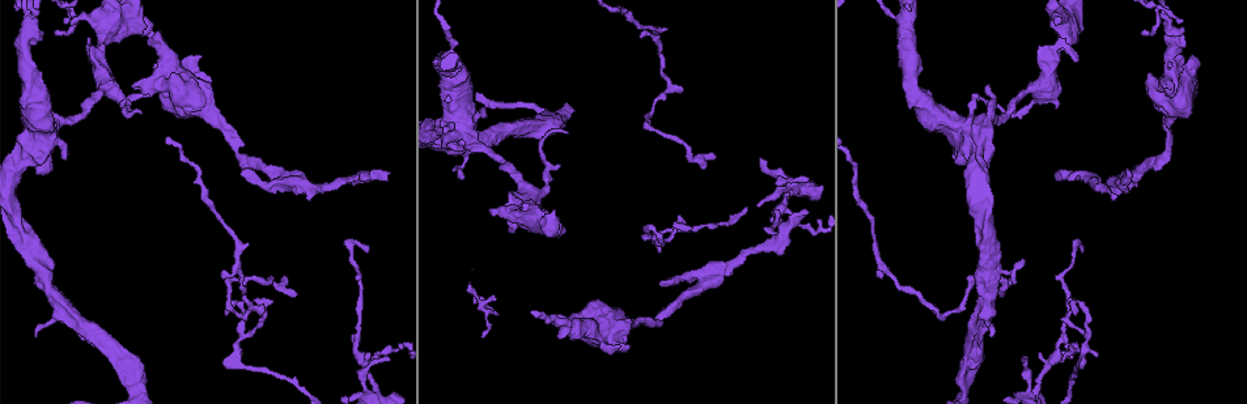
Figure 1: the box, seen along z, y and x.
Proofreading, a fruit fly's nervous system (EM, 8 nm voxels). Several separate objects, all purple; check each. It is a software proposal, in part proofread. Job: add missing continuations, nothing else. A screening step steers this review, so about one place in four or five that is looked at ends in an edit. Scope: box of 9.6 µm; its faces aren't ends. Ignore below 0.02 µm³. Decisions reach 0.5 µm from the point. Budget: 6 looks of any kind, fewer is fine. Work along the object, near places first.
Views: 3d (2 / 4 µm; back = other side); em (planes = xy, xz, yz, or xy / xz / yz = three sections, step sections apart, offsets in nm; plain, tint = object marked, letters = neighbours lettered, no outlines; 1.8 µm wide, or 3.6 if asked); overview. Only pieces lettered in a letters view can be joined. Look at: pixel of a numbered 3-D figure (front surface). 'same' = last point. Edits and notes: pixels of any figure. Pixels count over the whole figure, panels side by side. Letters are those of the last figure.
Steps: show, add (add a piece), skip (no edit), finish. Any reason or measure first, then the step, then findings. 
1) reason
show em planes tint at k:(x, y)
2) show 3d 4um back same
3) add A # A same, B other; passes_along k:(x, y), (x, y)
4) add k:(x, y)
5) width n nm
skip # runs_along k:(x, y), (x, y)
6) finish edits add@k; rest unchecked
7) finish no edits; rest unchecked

thick turns thin
show 3d 4um at 1:(1174, 30)

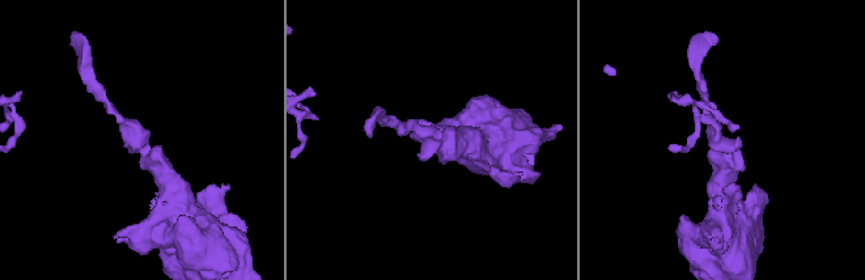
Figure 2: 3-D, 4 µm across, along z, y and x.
show em planes letters at 2:(436, 143)

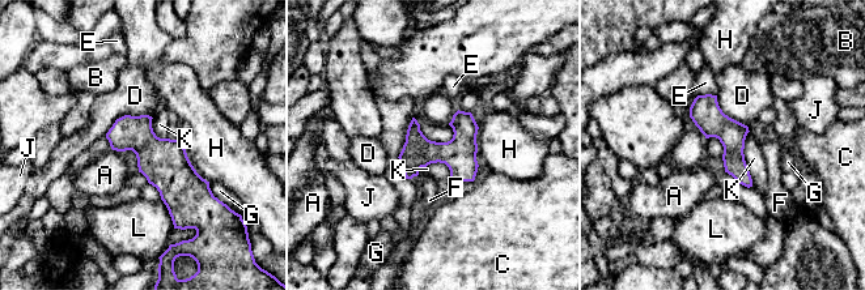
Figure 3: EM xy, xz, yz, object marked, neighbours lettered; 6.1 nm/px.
width 180 nm
skip # A other, B other, C other, D other, E other, F other, G other, H other, J other, K other, L other; runs_along 3:(700, 98), (749, 183); none of them fits

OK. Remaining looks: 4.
free end
show em yz step 8 letters at 1:(490, 212)

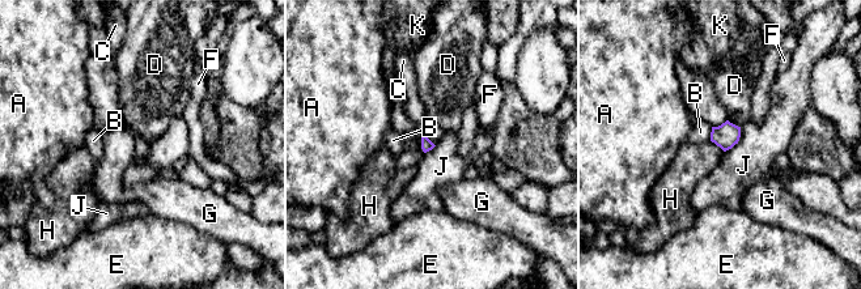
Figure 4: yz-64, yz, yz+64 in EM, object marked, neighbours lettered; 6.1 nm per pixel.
skip # A other, B other, C other, D other, E other, F other, G other, H other, J other, K other; none of them fits

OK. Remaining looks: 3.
sudden change in width
show em 3.6um planes letters at 1:(902, 20)

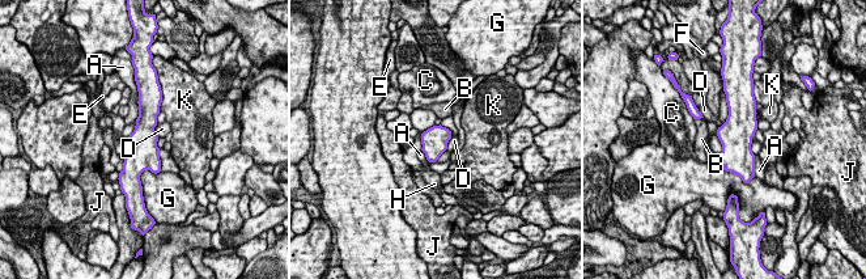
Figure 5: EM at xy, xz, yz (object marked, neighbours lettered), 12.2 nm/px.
skip # A other, B other, C other, D other, E other, F other, G other, H other, J other, K other; border 5:(434, 125), (423, 132); no lettered piece goes on from it

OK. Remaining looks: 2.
finish no edits; rest unchecked

